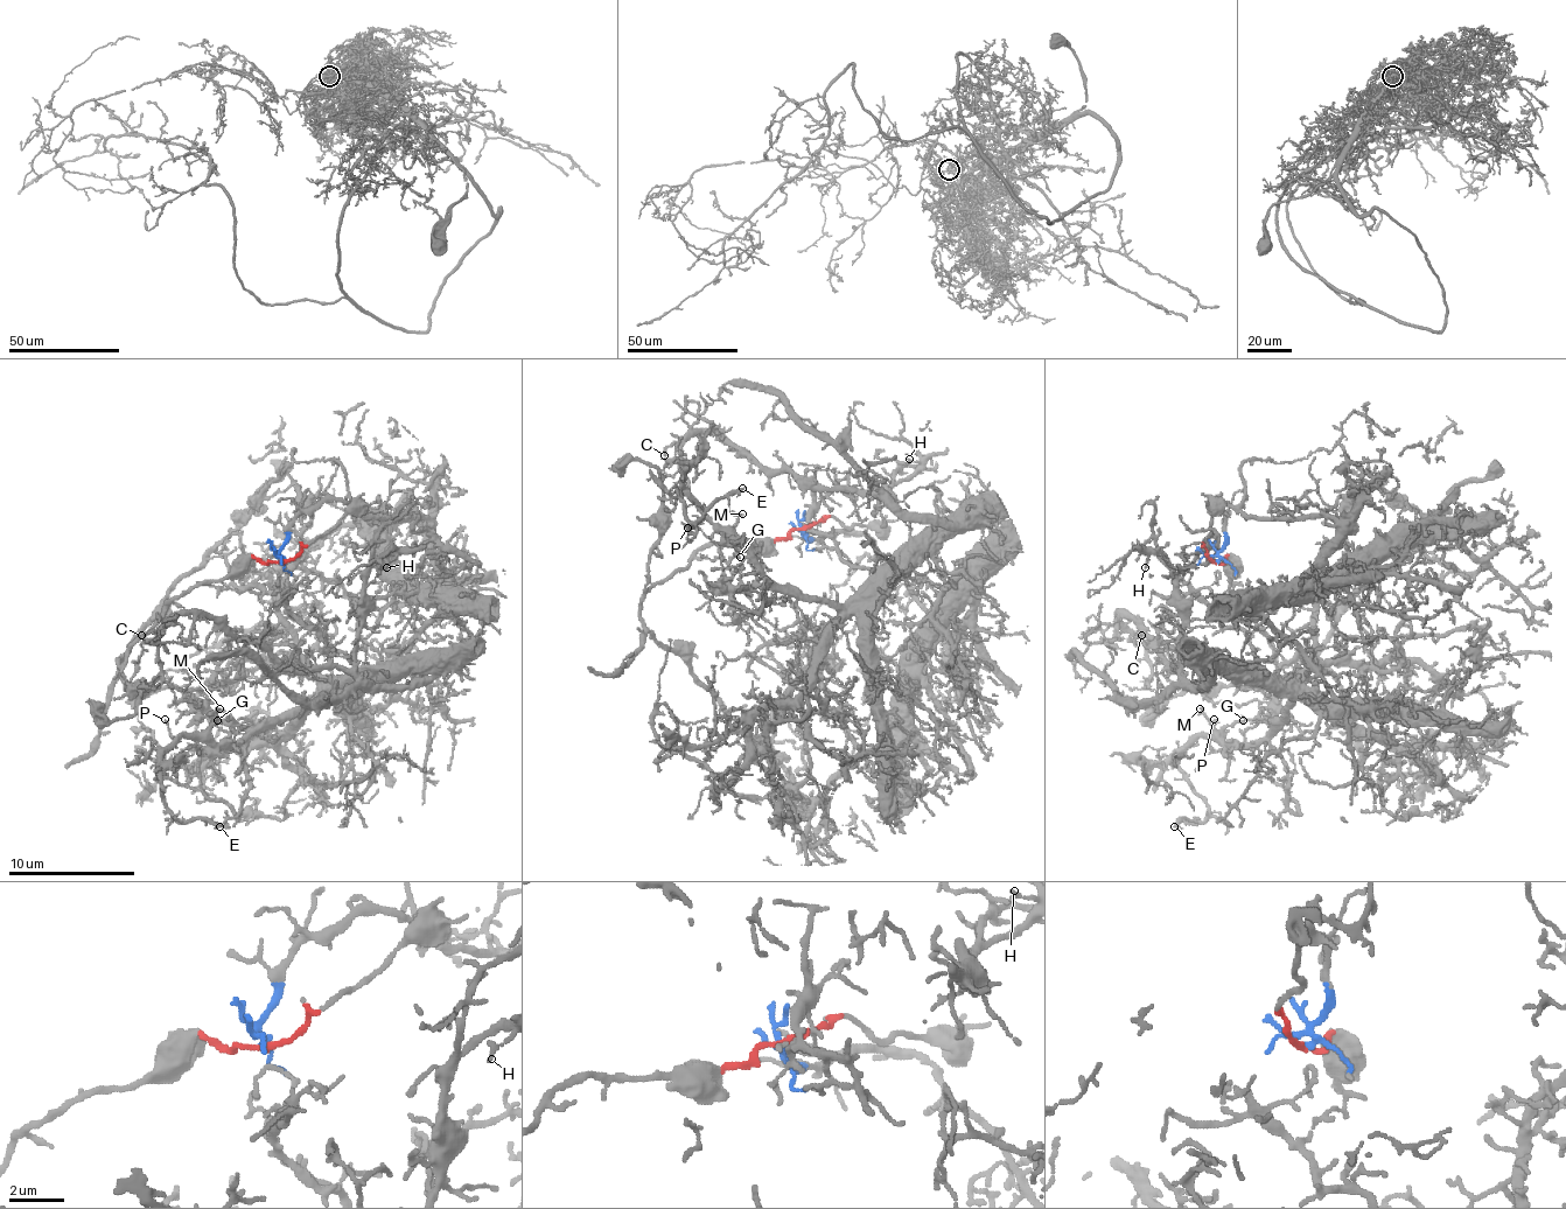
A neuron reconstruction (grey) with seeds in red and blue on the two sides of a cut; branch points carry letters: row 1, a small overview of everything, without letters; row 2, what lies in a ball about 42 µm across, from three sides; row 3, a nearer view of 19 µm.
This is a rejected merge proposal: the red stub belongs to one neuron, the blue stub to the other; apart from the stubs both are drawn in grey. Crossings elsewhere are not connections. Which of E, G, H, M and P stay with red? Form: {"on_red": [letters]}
{"on_red": []}

